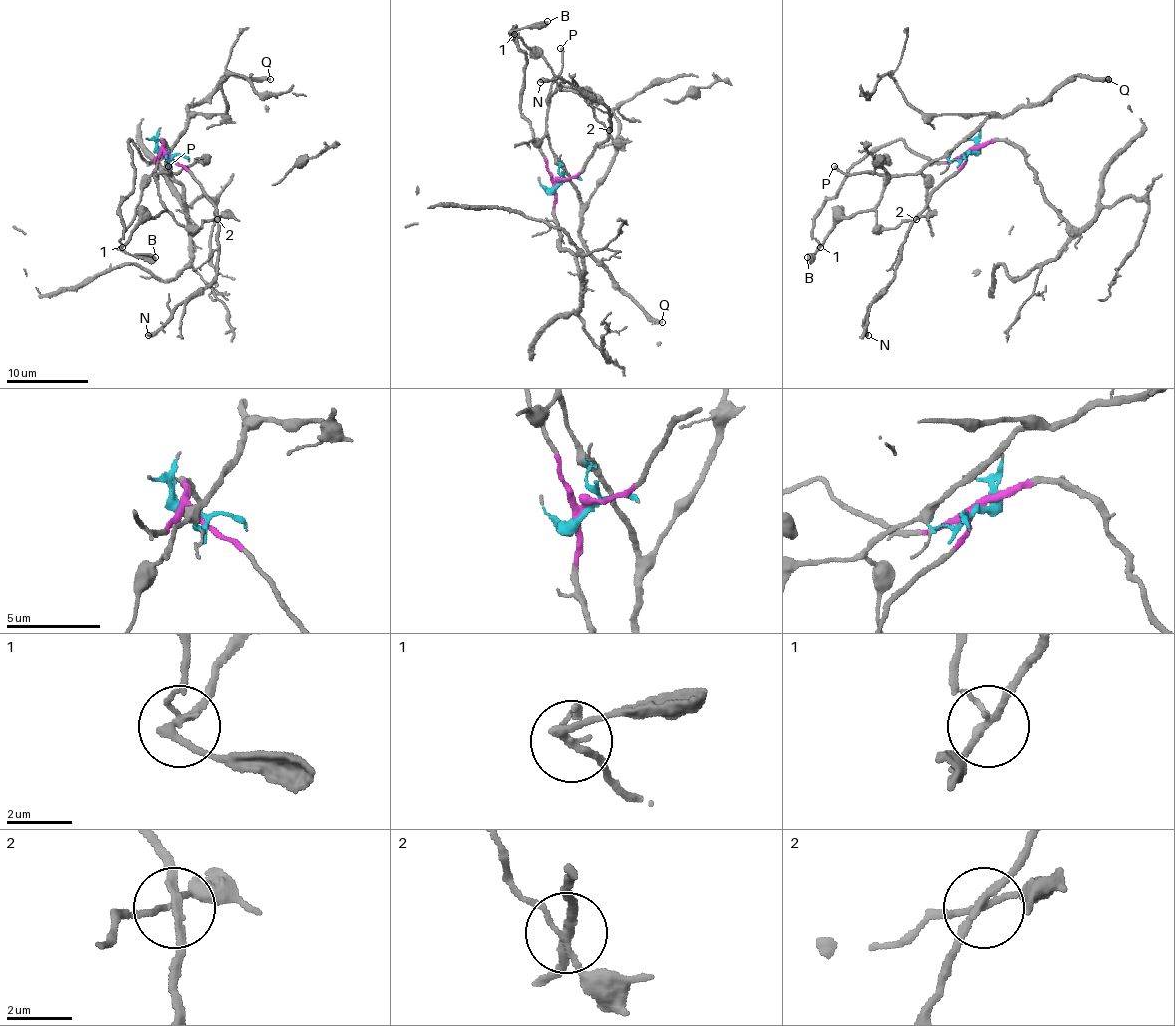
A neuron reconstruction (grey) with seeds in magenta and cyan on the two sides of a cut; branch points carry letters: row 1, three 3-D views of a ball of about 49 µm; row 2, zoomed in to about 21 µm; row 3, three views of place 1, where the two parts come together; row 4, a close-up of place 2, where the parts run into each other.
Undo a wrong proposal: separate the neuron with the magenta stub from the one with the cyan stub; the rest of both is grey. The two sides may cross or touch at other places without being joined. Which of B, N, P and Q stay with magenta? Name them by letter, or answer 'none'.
N

